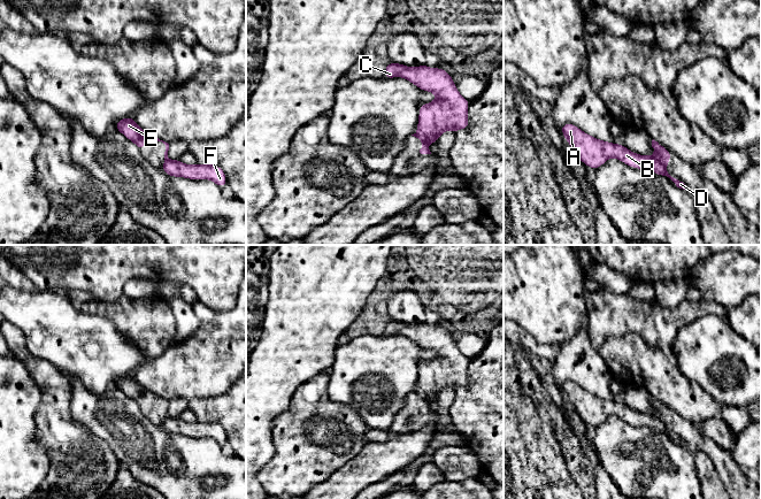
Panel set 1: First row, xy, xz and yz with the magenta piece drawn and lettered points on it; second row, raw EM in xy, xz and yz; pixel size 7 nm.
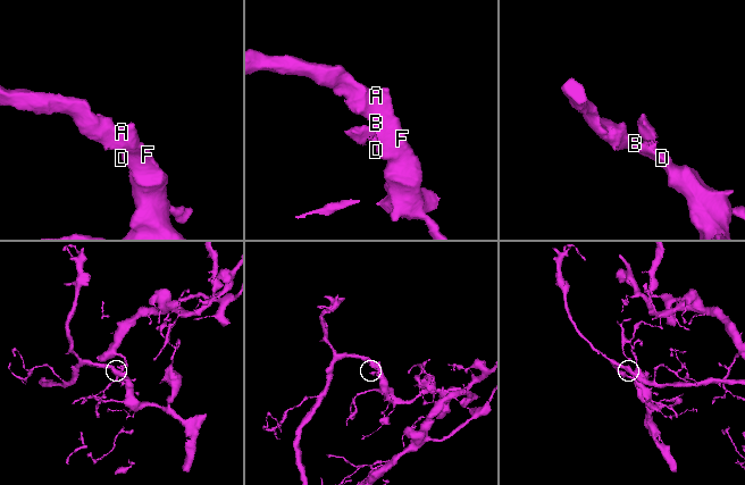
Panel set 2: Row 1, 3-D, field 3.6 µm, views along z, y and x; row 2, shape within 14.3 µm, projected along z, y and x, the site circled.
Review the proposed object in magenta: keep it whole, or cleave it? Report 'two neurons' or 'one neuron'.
two neurons

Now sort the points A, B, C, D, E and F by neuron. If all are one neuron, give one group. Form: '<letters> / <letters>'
A B C D F / E

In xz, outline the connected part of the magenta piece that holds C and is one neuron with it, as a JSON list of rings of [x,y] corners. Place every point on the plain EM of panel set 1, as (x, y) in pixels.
[[[390,320],[384,332],[387,337],[402,335],[420,347],[437,353],[435,359],[420,363],[416,391],[424,400],[438,400],[438,396],[446,387],[455,391],[458,387],[469,385],[470,360],[459,351],[452,333],[441,324],[432,327],[426,322],[407,324]]]

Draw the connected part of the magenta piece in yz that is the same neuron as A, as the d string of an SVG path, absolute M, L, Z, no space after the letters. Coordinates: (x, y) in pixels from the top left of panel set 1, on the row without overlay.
M566 381L560 386L578 416L594 428L608 416L615 415L631 425L647 427L656 432L664 433L677 445L687 447L683 439L670 432L664 422L653 414L633 410L622 401L597 397L571 381Z

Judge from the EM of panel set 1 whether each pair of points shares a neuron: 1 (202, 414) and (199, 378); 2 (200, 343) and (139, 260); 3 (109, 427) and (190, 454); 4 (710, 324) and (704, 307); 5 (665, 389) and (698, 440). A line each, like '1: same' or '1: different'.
1: different
2: different
3: same
4: different
5: different

